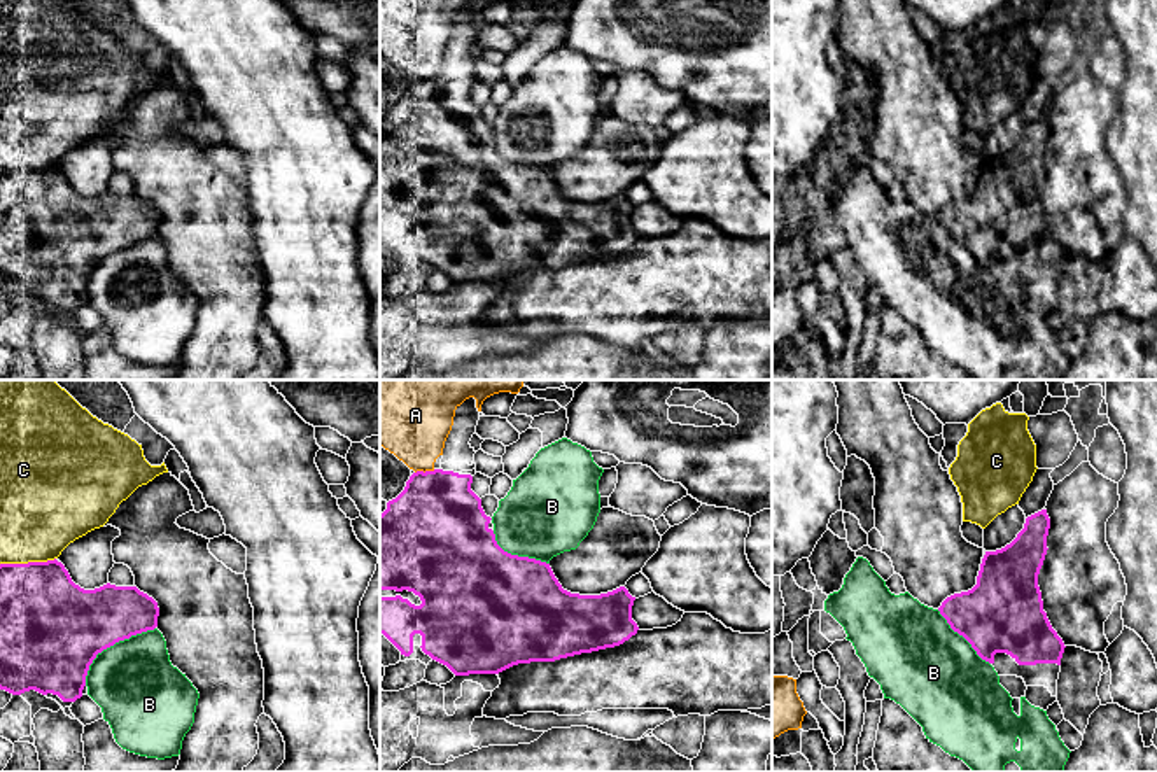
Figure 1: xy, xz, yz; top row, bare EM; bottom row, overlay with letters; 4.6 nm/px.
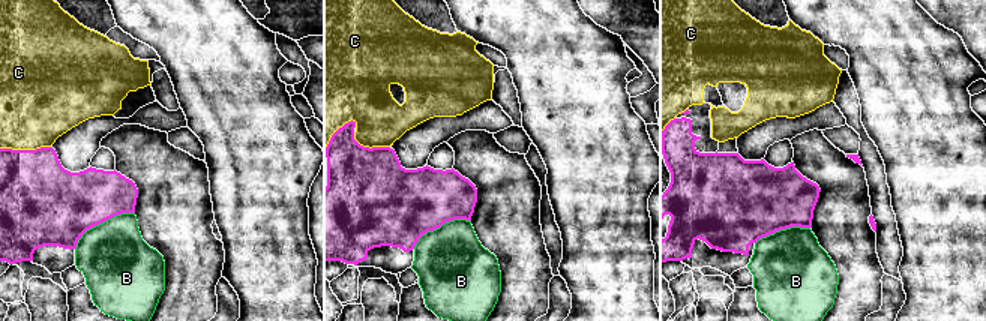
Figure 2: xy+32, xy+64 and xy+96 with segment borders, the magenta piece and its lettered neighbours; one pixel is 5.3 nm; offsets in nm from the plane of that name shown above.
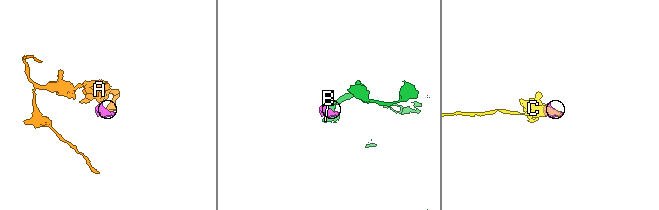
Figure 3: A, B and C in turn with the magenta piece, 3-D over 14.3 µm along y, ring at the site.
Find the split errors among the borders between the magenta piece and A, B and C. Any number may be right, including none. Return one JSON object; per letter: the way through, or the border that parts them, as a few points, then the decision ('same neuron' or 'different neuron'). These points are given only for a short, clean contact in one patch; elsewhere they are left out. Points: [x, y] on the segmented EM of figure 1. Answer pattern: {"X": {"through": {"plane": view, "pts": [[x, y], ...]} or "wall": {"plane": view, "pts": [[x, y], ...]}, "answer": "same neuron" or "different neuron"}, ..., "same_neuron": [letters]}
{"A": {"answer": "different neuron"}, "B": {"answer": "same neuron"}, "C": {"answer": "different neuron"}, "same_neuron": ["B"]}

